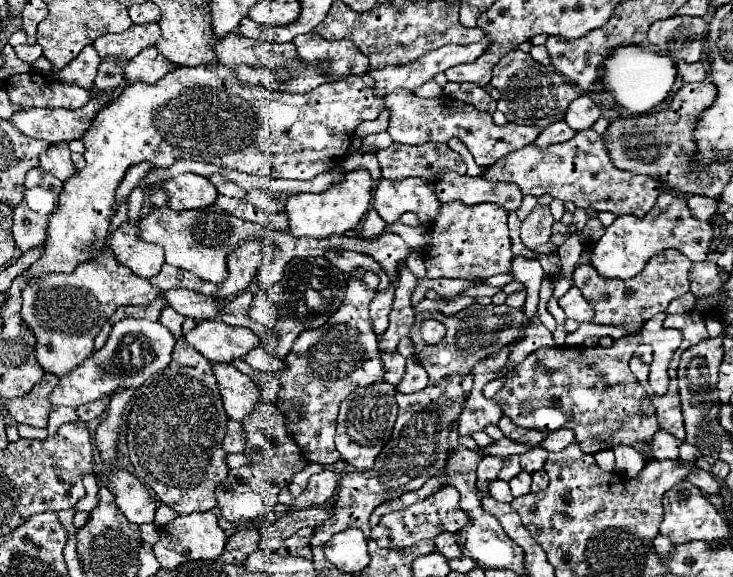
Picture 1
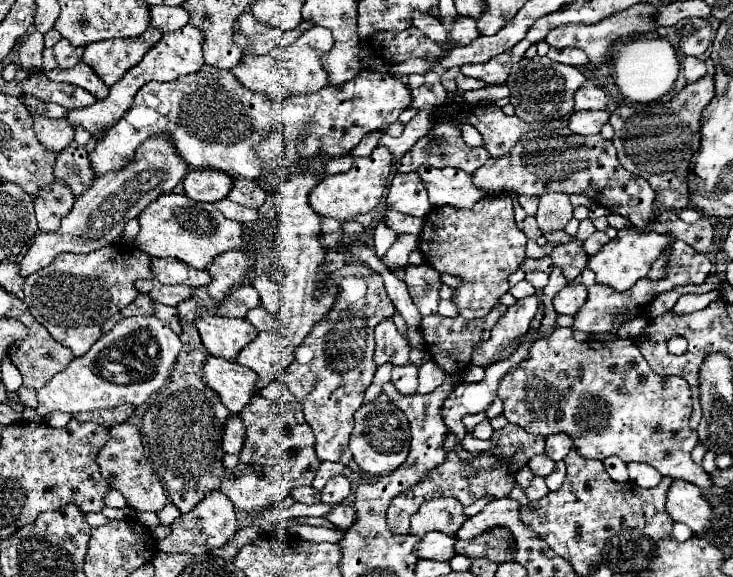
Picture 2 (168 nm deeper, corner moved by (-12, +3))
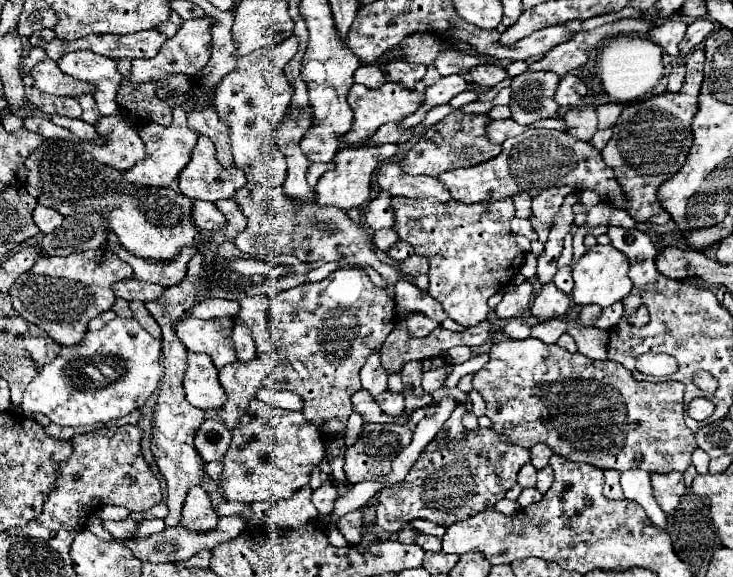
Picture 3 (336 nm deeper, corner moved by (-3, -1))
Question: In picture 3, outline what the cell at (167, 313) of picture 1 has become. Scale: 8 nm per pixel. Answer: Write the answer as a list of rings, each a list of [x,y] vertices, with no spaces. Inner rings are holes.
[[[131,301],[129,307],[131,307],[131,311],[133,311],[133,317],[139,321],[139,325],[141,325],[147,333],[151,333],[153,337],[161,339],[161,329],[159,329],[159,325],[155,323],[155,319],[151,317],[151,313],[143,307],[143,303],[139,303],[139,301]]]

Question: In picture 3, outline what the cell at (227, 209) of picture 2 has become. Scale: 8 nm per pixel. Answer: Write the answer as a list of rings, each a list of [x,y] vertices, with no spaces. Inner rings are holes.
[[[193,201],[191,207],[191,219],[195,221],[195,227],[199,231],[213,231],[223,227],[223,215],[219,213],[219,209],[215,207],[215,203],[209,201]]]

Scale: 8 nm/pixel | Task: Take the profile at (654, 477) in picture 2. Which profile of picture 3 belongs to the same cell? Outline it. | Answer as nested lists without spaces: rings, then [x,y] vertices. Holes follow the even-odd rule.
[[[639,469],[623,471],[621,473],[621,487],[623,487],[623,493],[627,499],[637,501],[647,511],[647,515],[655,527],[659,527],[659,529],[667,527],[667,517],[665,517],[663,509],[655,503],[647,471],[639,471]]]

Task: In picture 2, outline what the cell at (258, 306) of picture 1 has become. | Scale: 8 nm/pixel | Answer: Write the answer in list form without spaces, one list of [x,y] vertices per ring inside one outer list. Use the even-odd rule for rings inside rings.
[[[262,305],[248,311],[246,319],[258,329],[258,331],[276,331],[276,315],[266,311]]]

